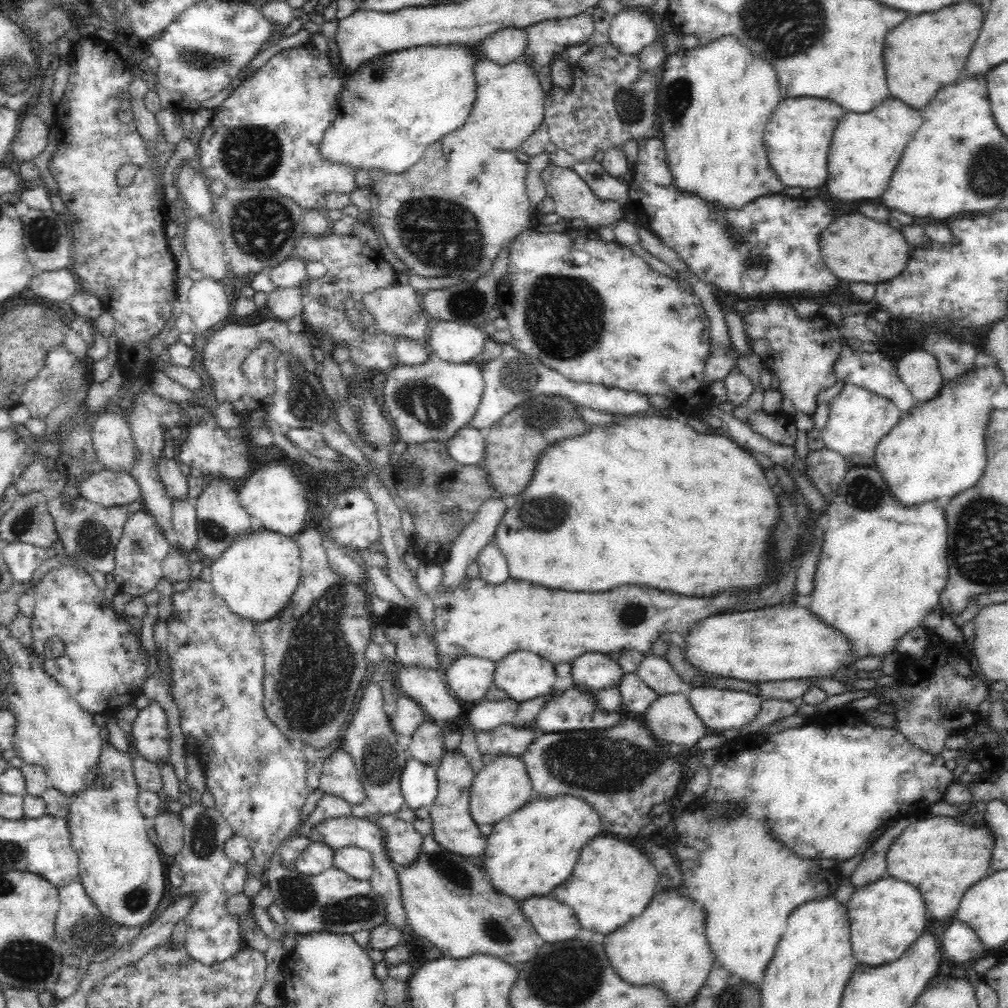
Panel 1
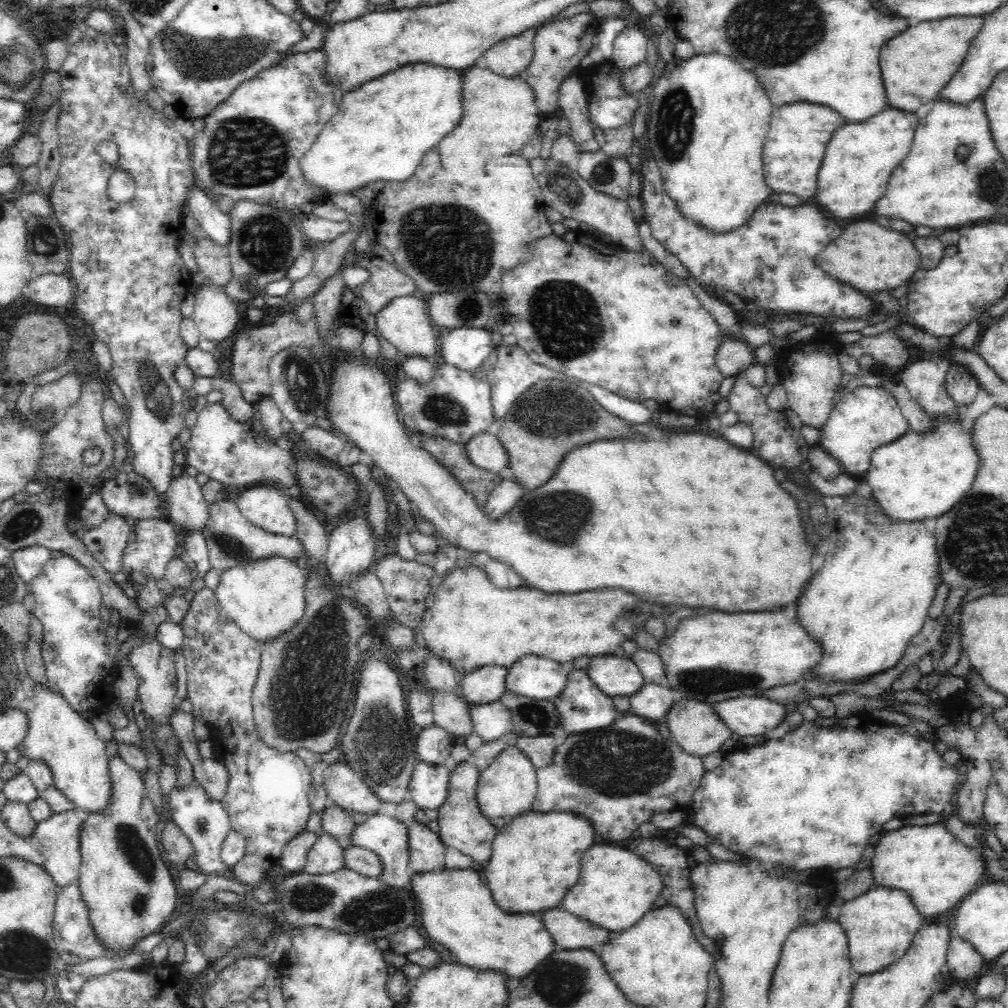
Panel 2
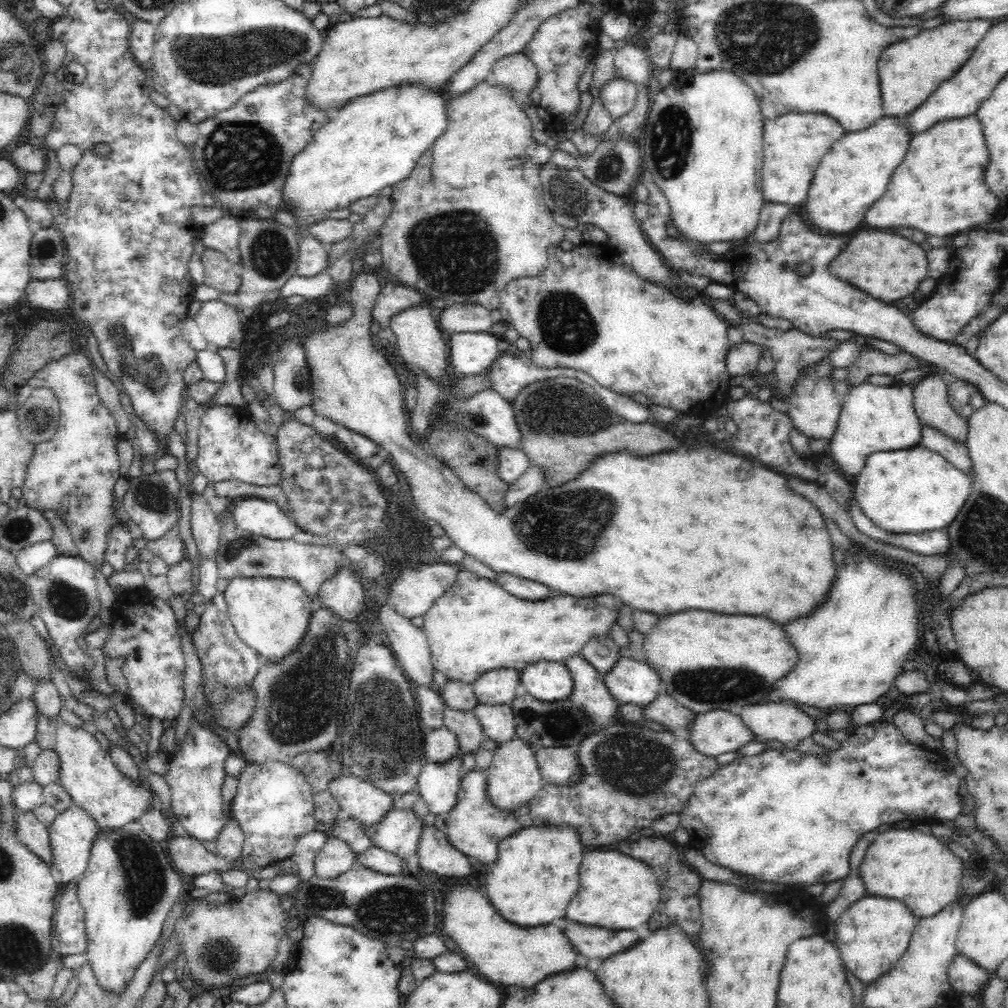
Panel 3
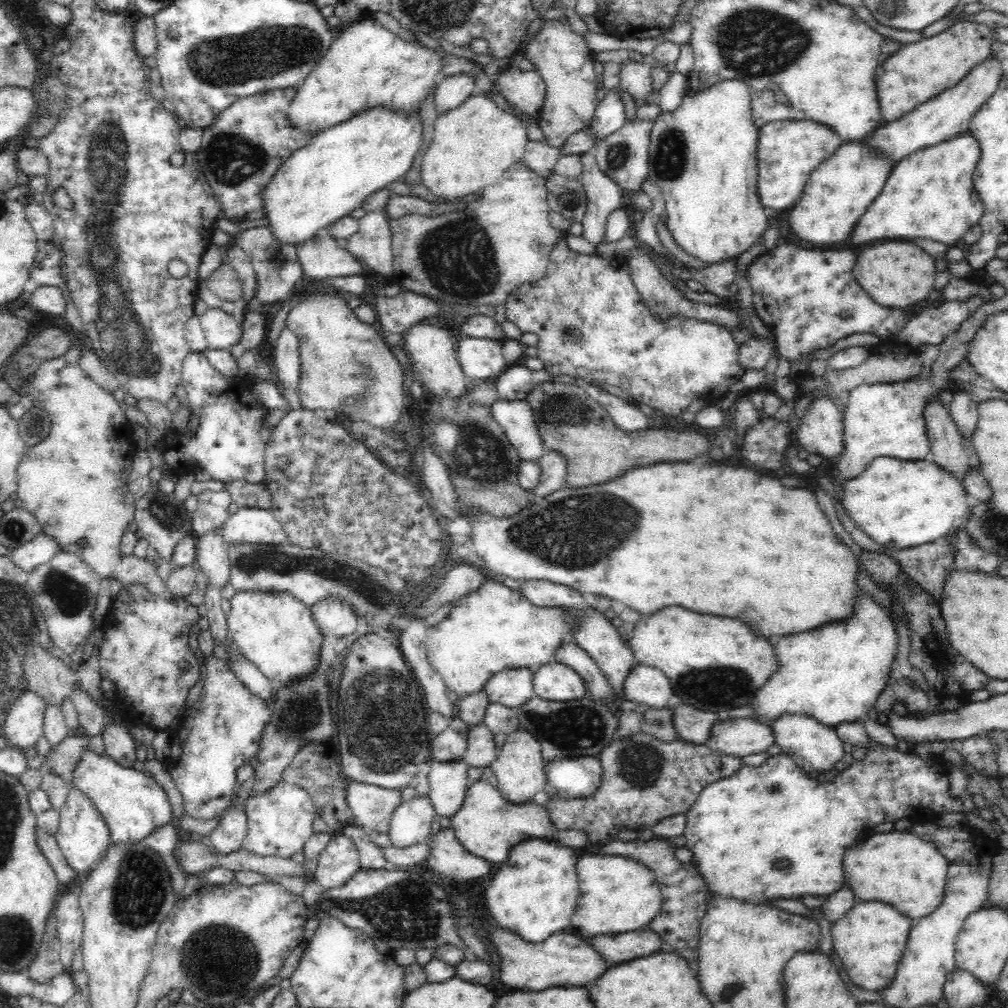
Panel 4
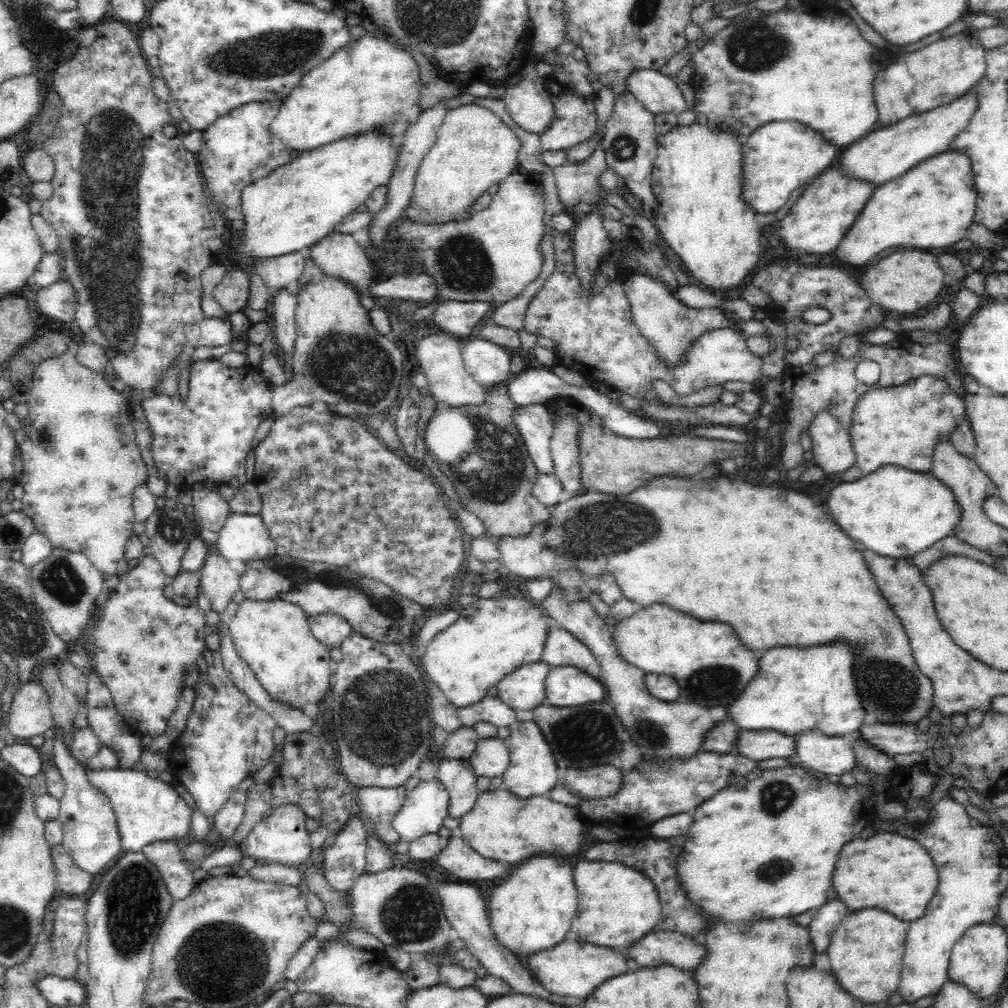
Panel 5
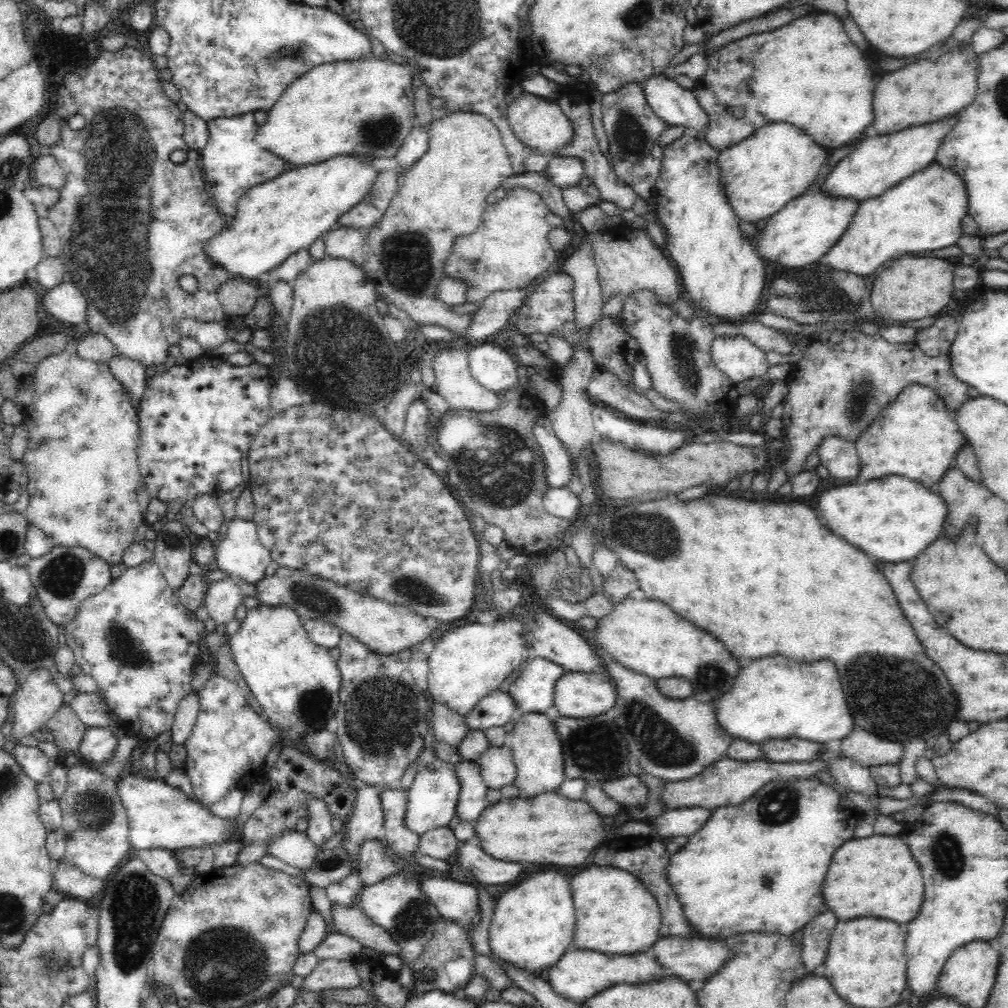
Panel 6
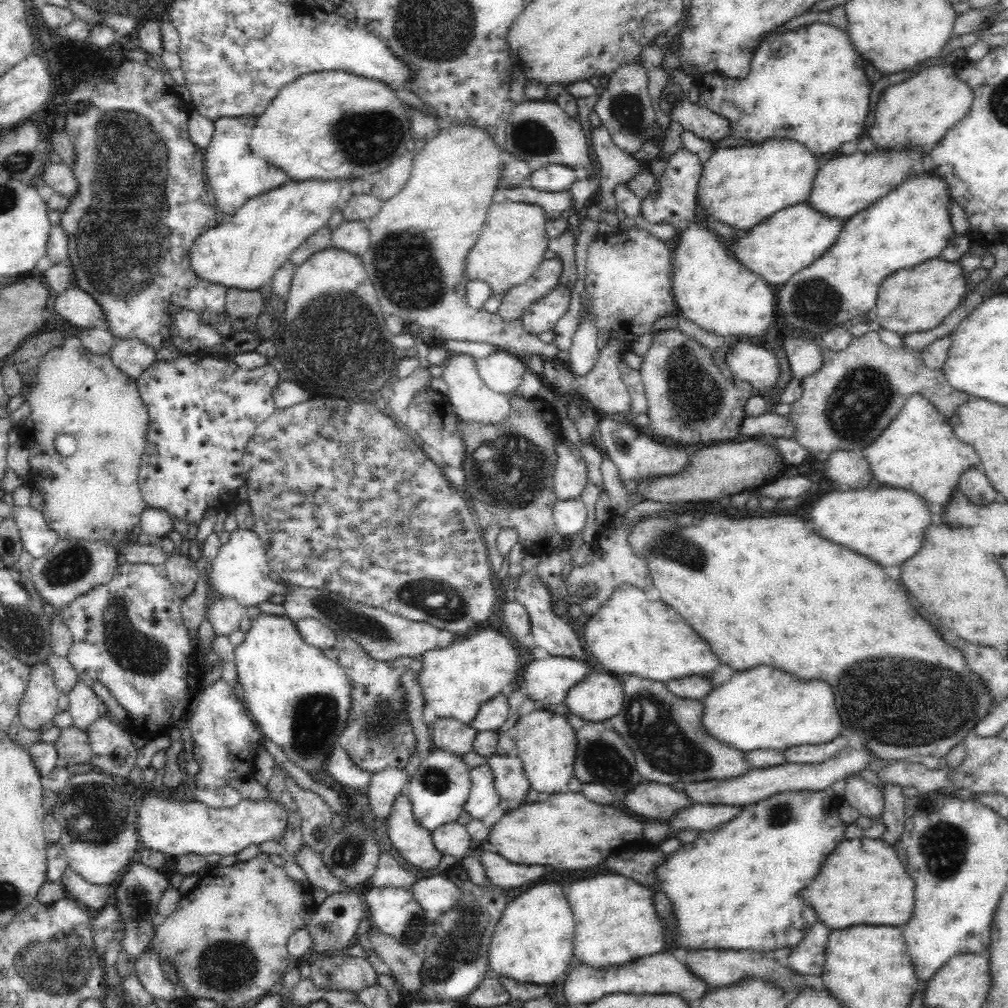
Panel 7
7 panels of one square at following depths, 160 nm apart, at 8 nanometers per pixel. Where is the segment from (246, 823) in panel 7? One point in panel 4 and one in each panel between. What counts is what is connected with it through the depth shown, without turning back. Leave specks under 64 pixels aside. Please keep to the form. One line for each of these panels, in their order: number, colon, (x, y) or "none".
4: (132, 804)
5: (147, 810)
6: (159, 815)

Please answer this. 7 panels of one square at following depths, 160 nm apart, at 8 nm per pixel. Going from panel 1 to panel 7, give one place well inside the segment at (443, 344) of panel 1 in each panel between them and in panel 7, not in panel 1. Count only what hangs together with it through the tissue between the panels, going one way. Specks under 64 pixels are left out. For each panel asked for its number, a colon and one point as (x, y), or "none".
2: (466, 348)
3: (471, 353)
4: (481, 359)
5: (488, 364)
6: (491, 366)
7: (501, 371)

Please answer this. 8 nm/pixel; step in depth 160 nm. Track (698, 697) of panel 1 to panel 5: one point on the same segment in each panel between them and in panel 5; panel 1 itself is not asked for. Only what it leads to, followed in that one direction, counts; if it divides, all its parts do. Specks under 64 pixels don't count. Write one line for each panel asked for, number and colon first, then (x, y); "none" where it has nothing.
2: (746, 715)
3: (767, 721)
4: (818, 747)
5: (817, 752)

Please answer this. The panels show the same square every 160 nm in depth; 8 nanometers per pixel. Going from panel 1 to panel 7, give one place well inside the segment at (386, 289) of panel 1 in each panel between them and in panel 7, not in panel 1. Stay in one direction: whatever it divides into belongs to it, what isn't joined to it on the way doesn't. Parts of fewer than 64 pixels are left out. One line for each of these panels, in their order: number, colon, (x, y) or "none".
2: (404, 321)
3: (419, 342)
4: (431, 349)
5: (439, 356)
6: (453, 381)
7: (472, 400)

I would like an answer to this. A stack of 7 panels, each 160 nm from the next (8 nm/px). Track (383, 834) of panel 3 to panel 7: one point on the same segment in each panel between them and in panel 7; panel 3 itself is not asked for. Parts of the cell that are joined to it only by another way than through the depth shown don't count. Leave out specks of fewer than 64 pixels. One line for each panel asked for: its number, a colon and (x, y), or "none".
4: (410, 824)
5: (426, 806)
6: (431, 801)
7: (438, 791)

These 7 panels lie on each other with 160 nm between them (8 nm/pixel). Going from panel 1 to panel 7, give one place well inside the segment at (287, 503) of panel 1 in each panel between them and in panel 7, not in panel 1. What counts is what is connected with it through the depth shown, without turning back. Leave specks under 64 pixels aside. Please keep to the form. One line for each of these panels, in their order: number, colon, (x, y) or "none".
2: (267, 507)
3: (261, 517)
4: (248, 524)
5: (244, 537)
6: (240, 554)
7: (240, 571)

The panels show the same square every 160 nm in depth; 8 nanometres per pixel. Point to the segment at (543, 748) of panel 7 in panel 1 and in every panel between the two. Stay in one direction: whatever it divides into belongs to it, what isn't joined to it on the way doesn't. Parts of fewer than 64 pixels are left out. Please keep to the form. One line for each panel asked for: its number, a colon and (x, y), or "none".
1: (503, 786)
2: (506, 788)
3: (513, 778)
4: (519, 765)
5: (531, 771)
6: (537, 753)

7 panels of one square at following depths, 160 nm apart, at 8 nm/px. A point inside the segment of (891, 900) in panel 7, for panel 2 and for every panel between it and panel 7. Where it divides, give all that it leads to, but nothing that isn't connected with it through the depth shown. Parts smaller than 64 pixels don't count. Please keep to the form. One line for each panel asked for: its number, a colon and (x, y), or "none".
2: (938, 871)
3: (916, 868)
4: (896, 867)
5: (880, 871)
6: (877, 875)

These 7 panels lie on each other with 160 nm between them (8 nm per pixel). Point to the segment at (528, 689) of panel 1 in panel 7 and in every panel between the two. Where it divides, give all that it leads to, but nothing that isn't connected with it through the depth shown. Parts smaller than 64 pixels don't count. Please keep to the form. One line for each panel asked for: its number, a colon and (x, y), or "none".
2: (536, 677)
3: (548, 681)
4: (554, 681)
5: (564, 686)
6: (576, 694)
7: (598, 696)

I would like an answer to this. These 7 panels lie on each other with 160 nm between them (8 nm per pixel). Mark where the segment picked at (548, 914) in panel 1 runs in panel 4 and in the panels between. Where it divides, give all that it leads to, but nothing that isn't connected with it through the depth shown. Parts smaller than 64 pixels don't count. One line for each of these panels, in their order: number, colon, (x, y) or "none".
2: (569, 932)
3: (589, 941)
4: (616, 948)

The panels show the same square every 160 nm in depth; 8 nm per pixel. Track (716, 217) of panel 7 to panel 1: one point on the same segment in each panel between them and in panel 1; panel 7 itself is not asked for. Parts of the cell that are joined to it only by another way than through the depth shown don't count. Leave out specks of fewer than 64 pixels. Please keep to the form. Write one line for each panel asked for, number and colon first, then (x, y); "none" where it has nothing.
1: (797, 139)
2: (795, 145)
3: (793, 144)
4: (788, 151)
5: (778, 158)
6: (762, 173)

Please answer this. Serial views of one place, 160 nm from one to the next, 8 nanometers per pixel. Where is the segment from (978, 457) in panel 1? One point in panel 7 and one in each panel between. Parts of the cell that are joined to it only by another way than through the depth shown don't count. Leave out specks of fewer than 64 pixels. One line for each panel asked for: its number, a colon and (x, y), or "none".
2: (920, 475)
3: (912, 490)
4: (900, 504)
5: (895, 512)
6: (893, 519)
7: (888, 525)

